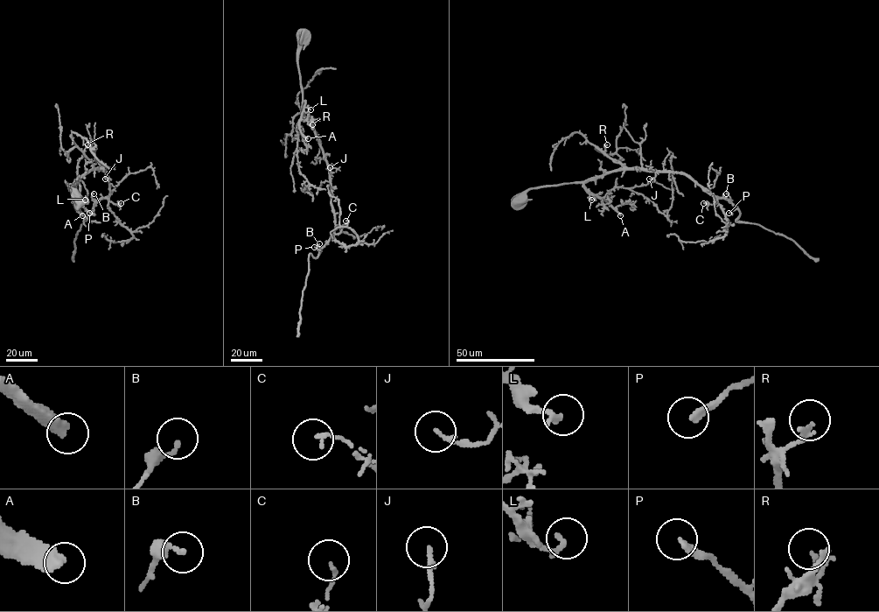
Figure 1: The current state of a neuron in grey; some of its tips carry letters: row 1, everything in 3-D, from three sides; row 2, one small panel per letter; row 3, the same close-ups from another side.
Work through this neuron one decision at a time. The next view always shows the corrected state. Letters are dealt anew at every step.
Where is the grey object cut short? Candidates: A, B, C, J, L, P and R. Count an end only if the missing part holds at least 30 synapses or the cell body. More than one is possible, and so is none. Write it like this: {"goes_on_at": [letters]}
{"goes_on_at": ["A"]}

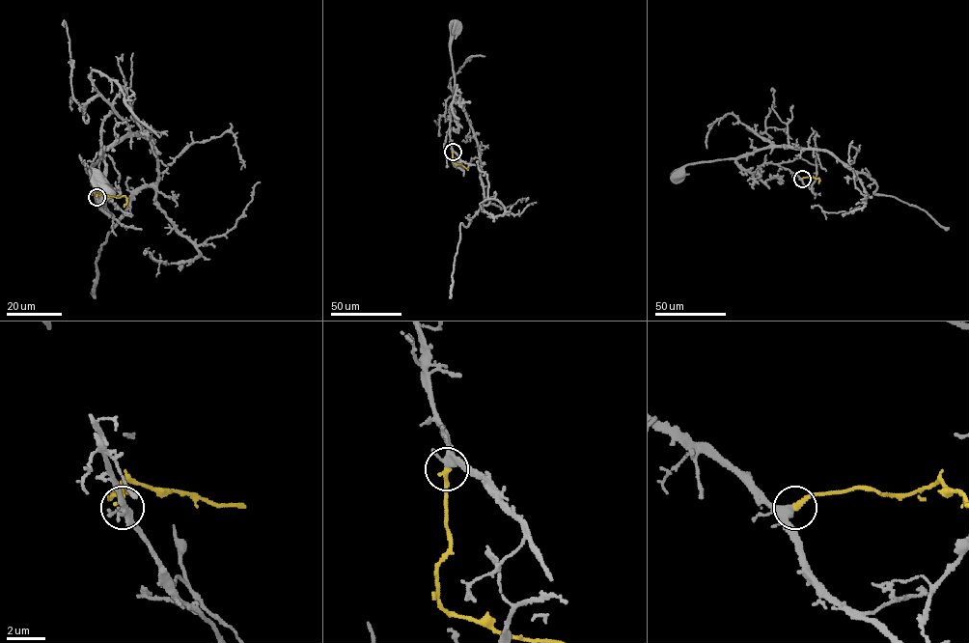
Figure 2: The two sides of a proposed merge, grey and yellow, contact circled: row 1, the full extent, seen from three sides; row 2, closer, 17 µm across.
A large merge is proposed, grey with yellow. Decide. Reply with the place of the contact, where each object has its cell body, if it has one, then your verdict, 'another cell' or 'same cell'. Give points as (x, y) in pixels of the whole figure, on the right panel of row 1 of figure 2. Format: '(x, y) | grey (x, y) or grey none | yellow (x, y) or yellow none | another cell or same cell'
(802, 179) | grey (677, 176) | yellow none | same cell

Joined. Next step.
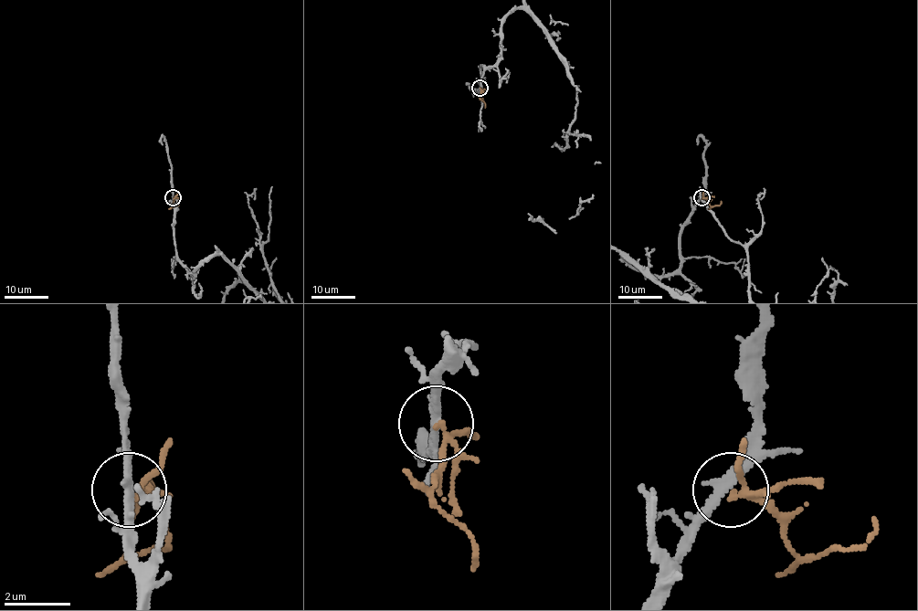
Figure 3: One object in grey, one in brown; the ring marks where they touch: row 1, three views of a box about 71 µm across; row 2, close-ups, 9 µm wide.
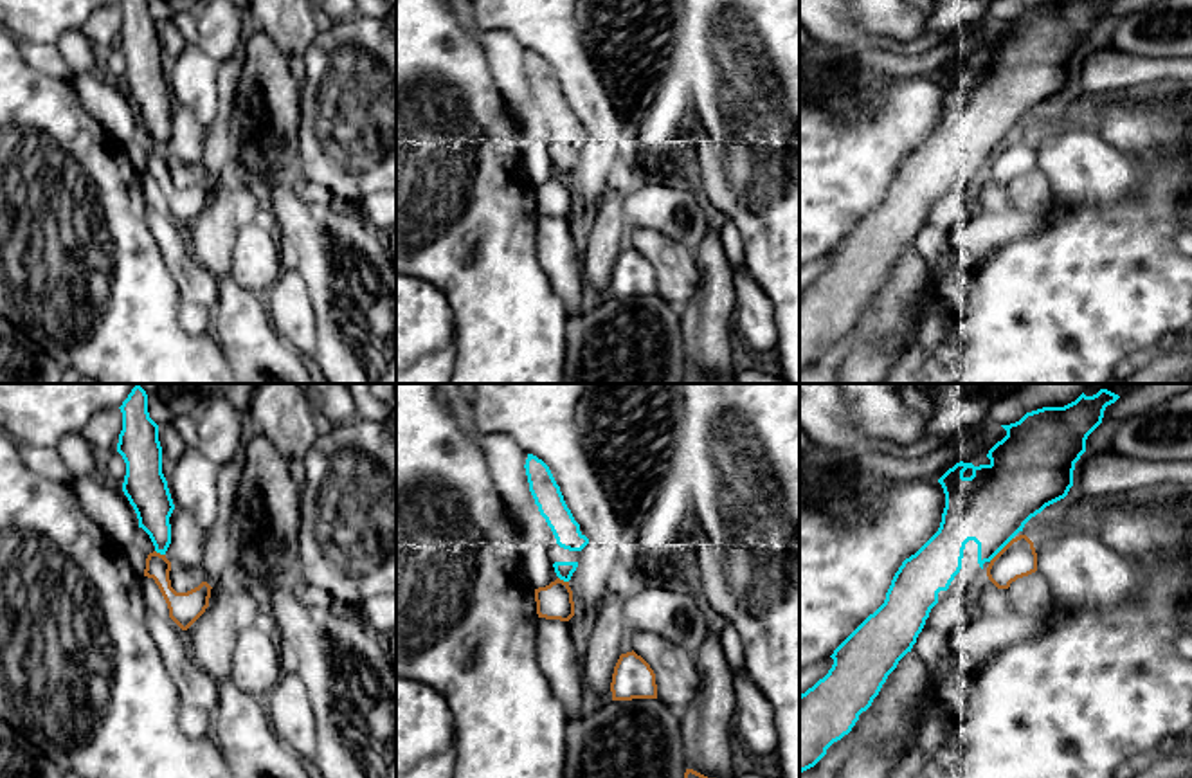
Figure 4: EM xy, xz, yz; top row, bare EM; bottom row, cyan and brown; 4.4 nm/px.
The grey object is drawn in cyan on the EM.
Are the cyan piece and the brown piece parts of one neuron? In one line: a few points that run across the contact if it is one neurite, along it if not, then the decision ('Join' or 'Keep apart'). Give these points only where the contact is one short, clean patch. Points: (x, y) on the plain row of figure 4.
Line: yz (1012, 134), (989, 157). Keep apart

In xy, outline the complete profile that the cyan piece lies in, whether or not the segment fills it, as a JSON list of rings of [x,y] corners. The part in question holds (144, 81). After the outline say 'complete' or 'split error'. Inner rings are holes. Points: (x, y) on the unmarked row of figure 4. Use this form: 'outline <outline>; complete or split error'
outline [[[122,0],[119,5],[122,27],[117,49],[126,59],[122,88],[137,110],[139,124],[149,131],[155,148],[166,151],[175,101],[162,70],[158,22],[149,14],[148,0]]]; complete

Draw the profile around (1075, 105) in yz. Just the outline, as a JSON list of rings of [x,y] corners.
[[[1080,92],[1071,95],[1064,94],[1050,103],[1046,103],[1041,110],[1032,113],[1023,130],[1034,137],[1044,126],[1052,124],[1053,121],[1068,121],[1071,117],[1082,117],[1086,121],[1093,121],[1093,97],[1086,97]]]

